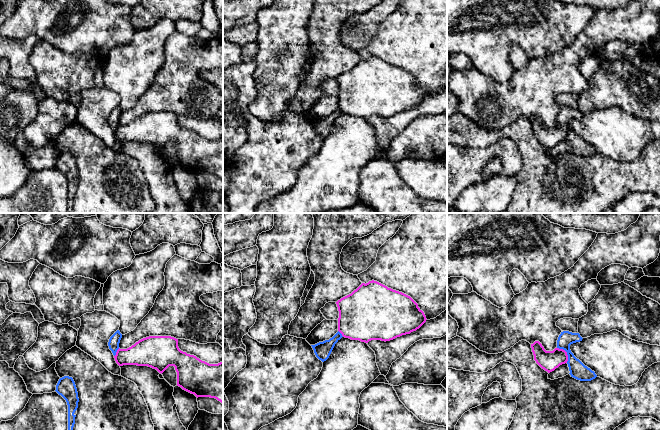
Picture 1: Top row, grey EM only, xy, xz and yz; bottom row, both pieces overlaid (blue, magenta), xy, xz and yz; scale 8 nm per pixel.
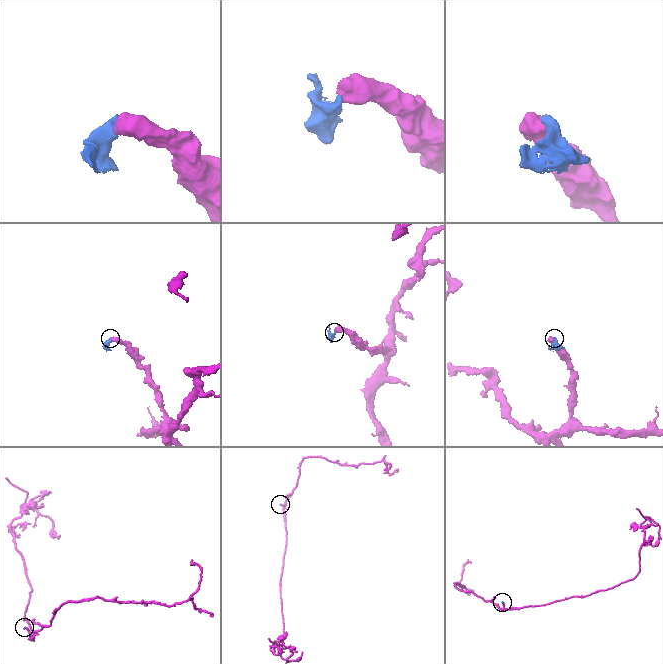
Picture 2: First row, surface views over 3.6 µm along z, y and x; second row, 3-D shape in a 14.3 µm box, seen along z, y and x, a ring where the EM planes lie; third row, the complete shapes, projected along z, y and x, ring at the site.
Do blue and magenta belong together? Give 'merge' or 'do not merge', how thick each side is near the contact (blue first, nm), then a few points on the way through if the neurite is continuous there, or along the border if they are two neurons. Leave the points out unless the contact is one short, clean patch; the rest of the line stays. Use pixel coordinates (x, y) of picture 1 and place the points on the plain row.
do not merge | 140/160 nm | along yz (557, 123), (566, 128), (567, 138)

